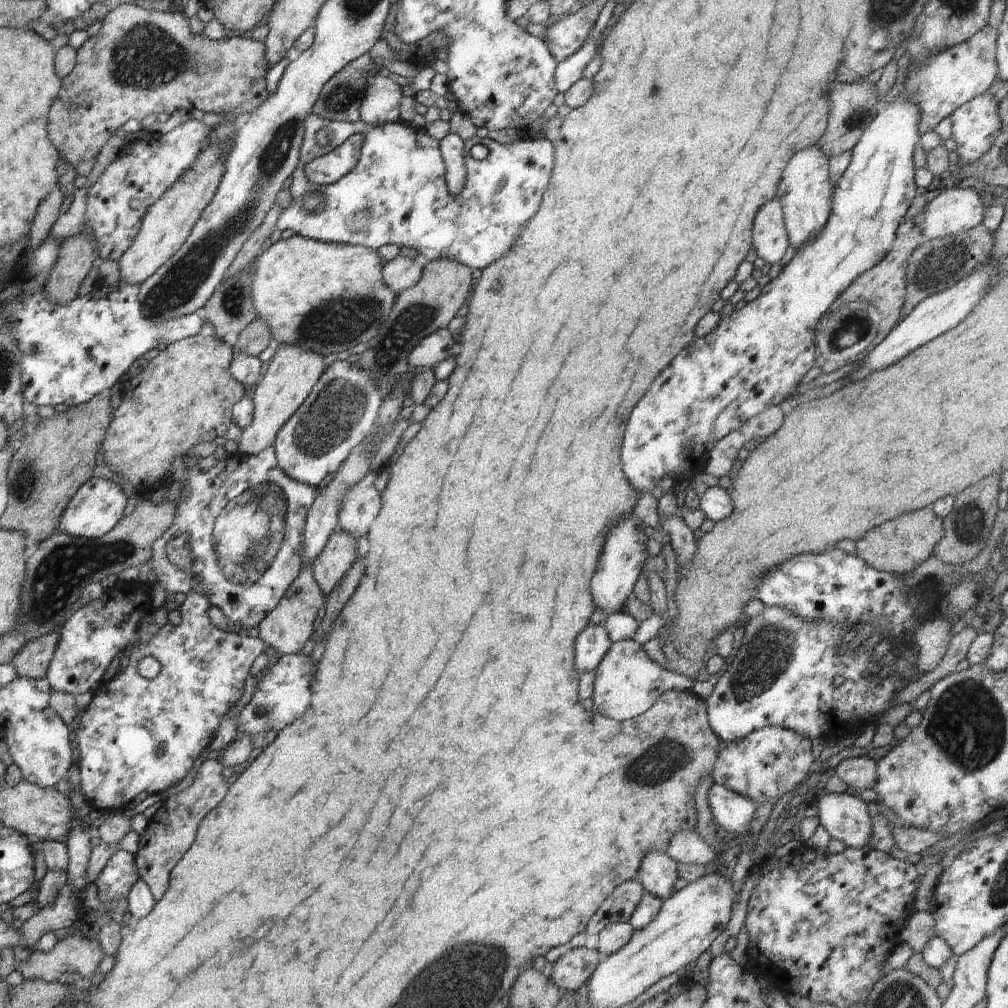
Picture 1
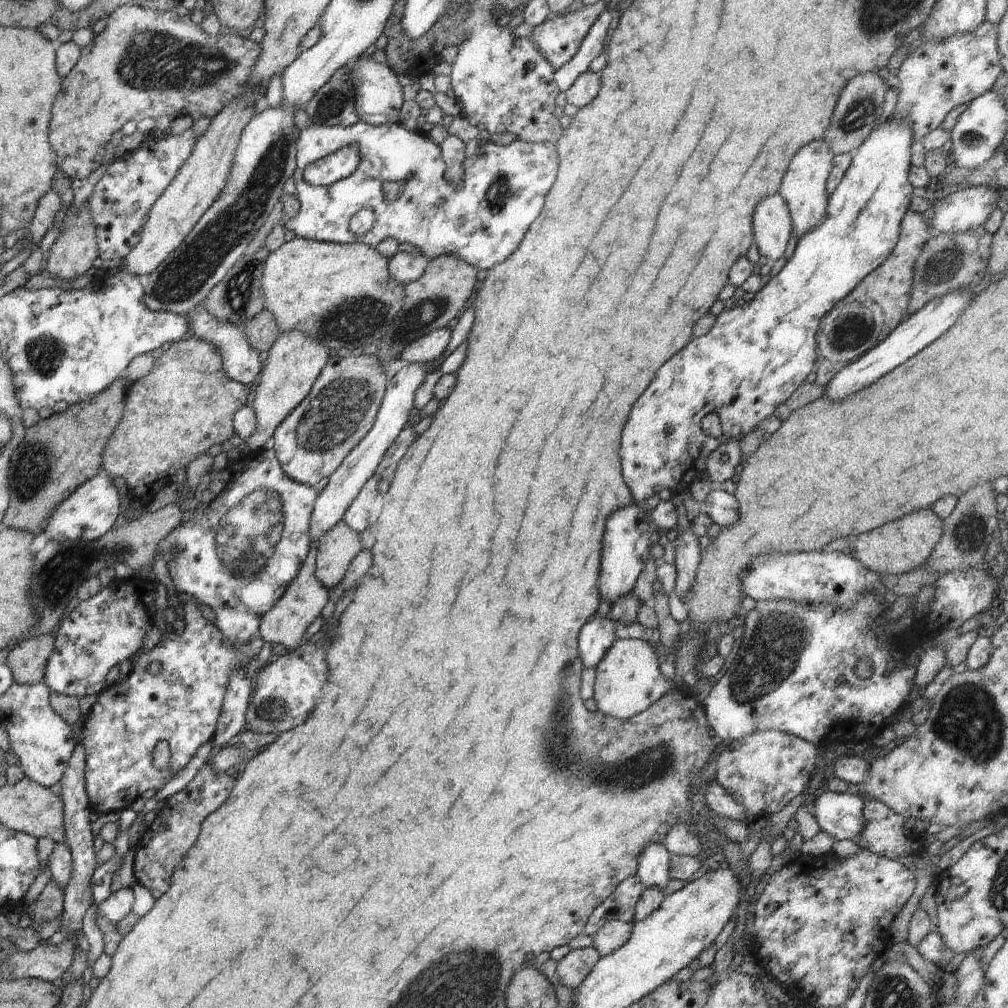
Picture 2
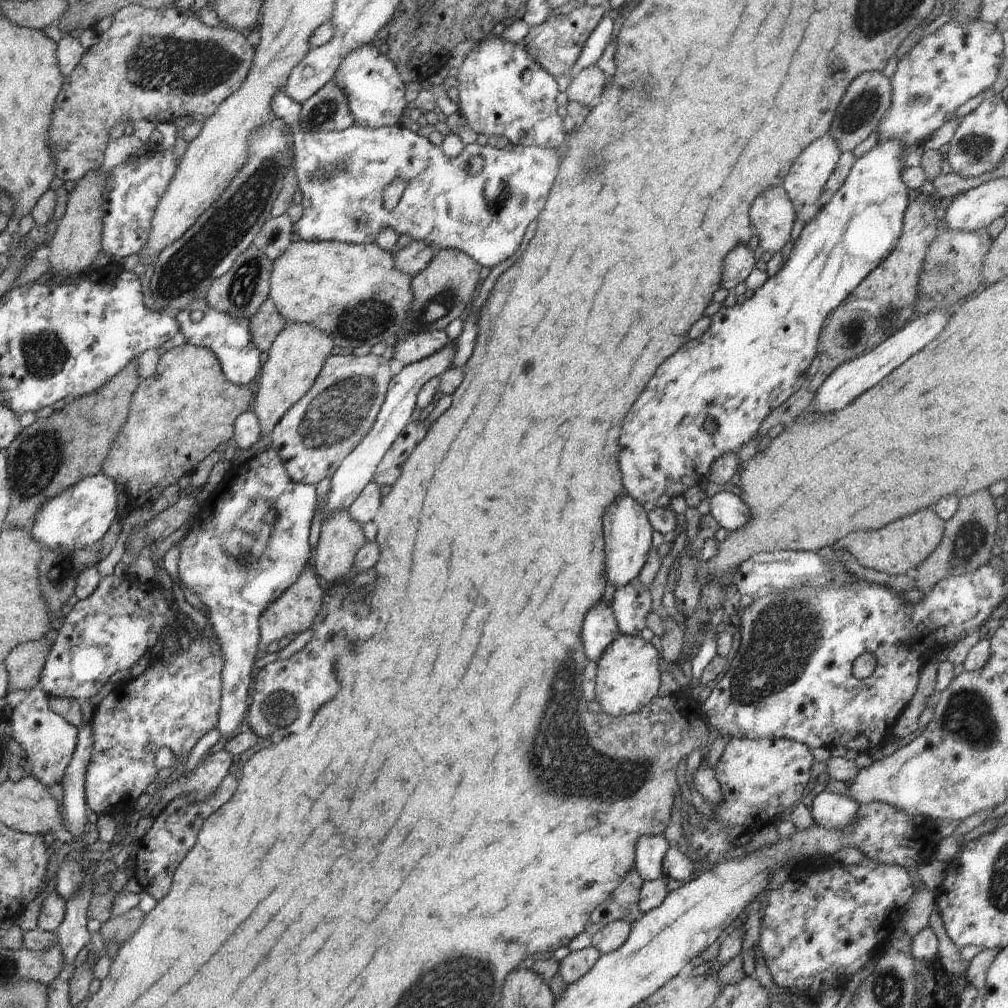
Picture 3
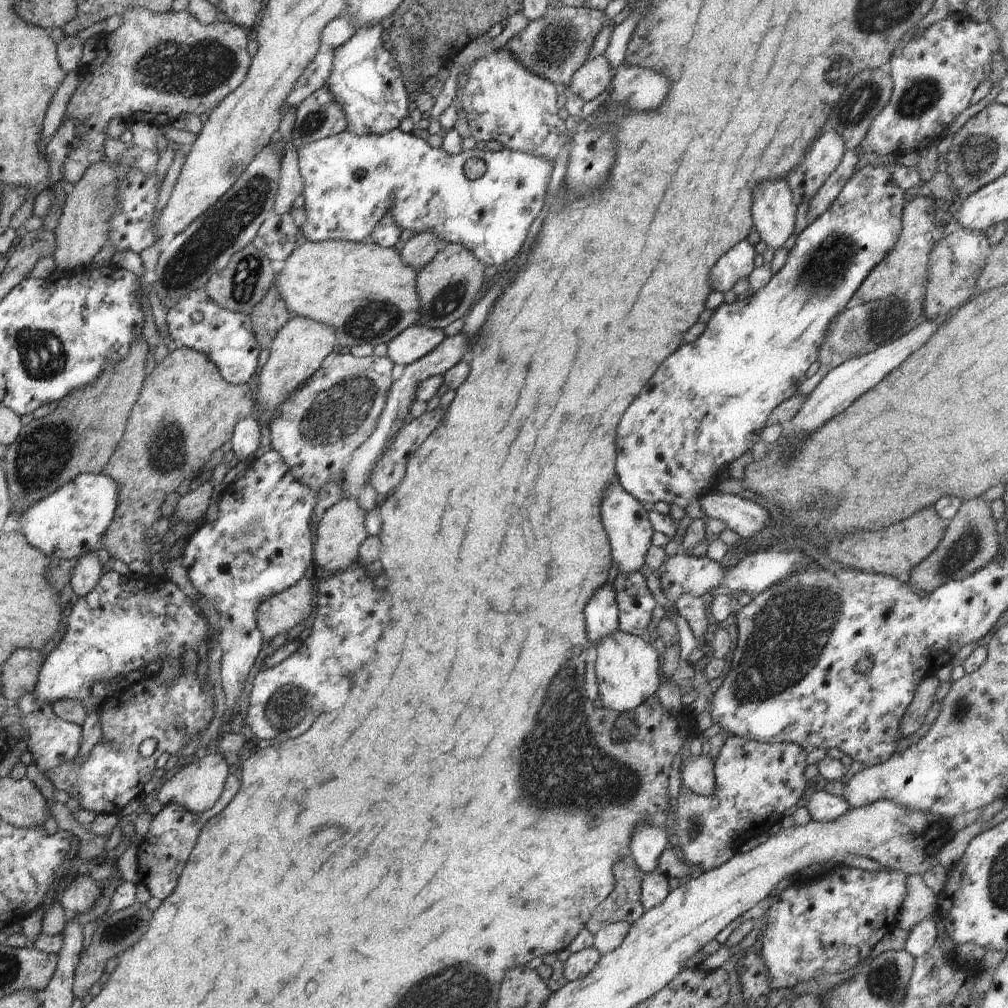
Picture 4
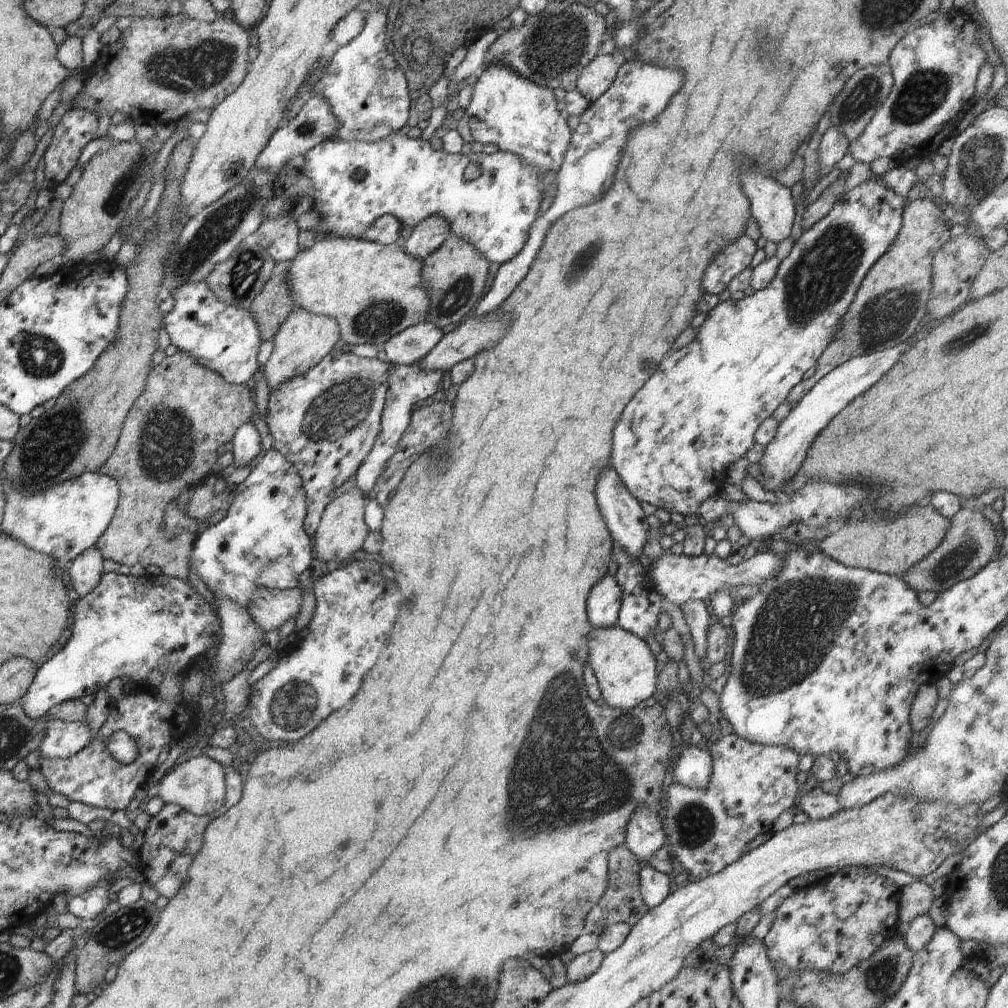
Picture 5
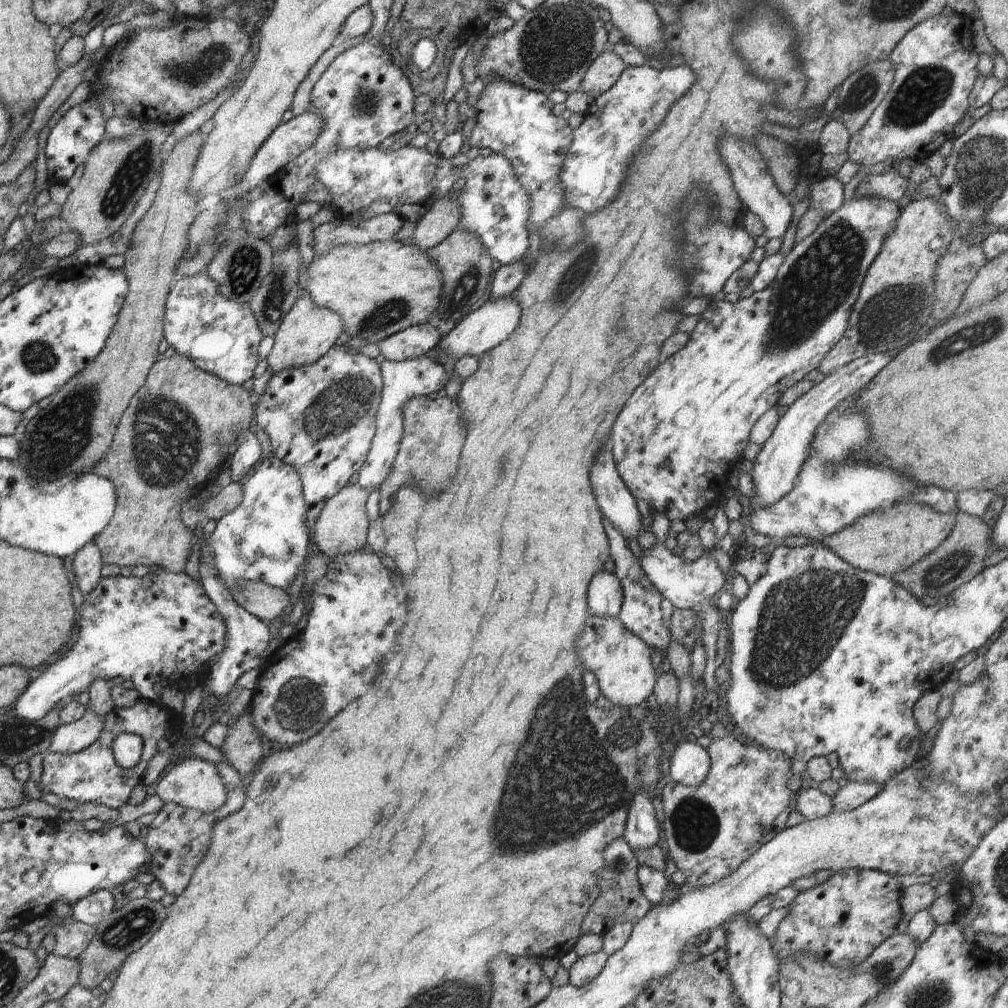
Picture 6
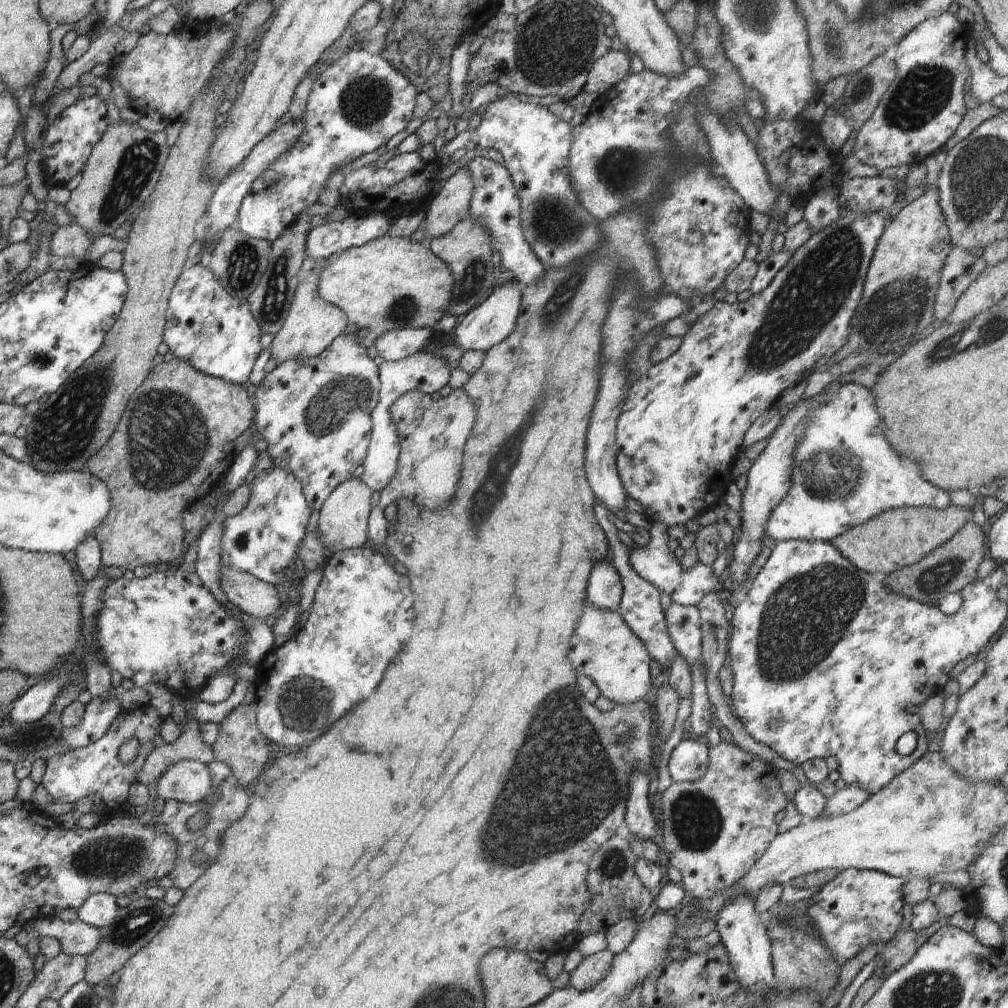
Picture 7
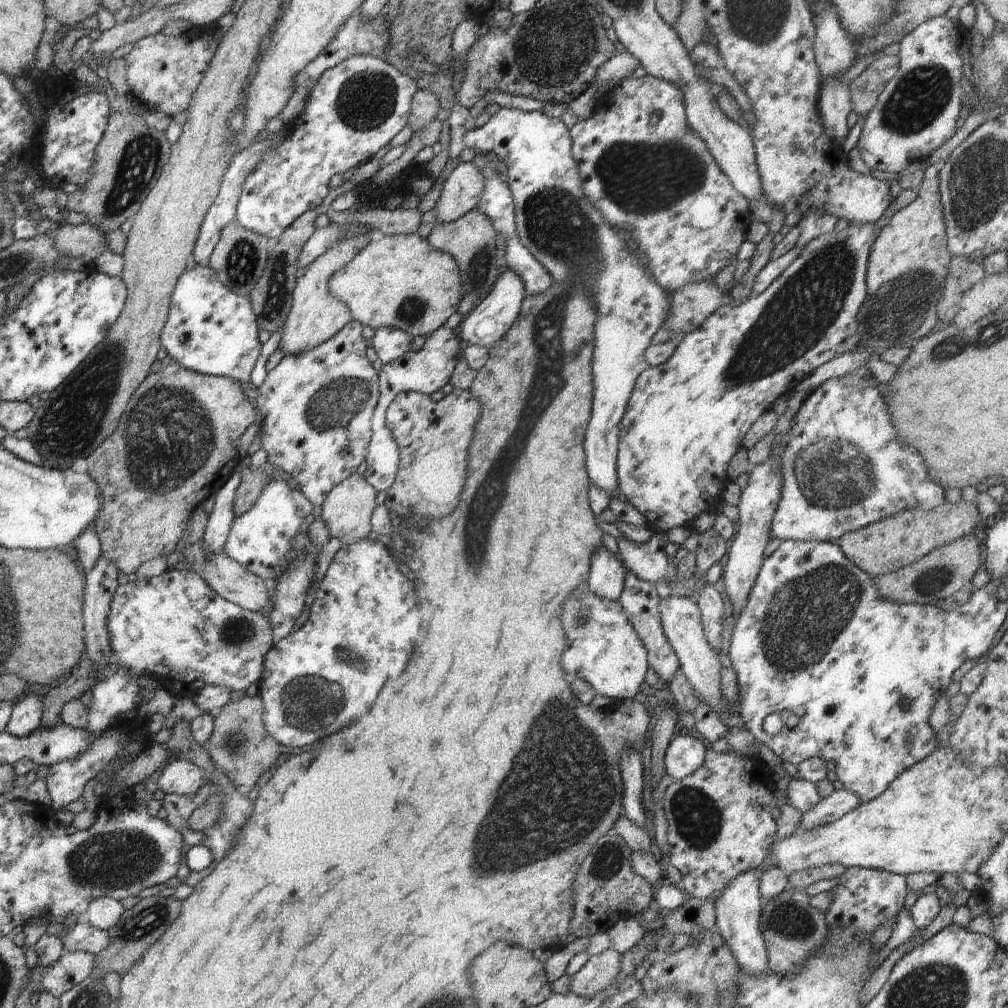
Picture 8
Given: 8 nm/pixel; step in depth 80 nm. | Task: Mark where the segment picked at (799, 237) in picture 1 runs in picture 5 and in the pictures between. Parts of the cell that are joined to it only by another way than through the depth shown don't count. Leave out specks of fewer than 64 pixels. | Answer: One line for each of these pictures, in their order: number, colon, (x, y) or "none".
2: (803, 186)
3: (804, 182)
4: (824, 156)
5: (833, 146)

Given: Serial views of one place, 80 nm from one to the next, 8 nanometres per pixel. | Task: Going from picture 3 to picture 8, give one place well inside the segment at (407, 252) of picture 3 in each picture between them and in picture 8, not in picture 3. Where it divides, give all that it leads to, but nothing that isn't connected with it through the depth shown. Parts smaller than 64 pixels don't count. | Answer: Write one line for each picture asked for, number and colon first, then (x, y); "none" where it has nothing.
4: (420, 248)
5: (430, 234)
6: (442, 219)
7: (451, 204)
8: (460, 193)

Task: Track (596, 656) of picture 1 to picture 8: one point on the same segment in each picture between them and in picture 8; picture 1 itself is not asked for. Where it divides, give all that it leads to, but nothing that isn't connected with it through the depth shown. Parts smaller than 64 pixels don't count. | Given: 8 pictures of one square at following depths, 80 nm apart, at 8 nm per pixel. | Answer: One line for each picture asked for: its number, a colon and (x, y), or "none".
2: (598, 634)
3: (600, 628)
4: (602, 613)
5: (604, 603)
6: (605, 594)
7: (605, 588)
8: (607, 574)

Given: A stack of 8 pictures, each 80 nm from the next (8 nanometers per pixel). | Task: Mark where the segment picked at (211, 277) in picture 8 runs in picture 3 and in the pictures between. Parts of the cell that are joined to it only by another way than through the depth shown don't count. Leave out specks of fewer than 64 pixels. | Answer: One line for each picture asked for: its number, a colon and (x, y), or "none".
3: (229, 338)
4: (226, 337)
5: (224, 338)
6: (221, 337)
7: (218, 335)

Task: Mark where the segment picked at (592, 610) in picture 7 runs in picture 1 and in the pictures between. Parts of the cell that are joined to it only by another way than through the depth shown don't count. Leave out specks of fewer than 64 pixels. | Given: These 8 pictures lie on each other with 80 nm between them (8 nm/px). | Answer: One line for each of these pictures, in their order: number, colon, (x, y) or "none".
1: (627, 682)
2: (628, 680)
3: (628, 673)
4: (626, 666)
5: (625, 667)
6: (621, 662)

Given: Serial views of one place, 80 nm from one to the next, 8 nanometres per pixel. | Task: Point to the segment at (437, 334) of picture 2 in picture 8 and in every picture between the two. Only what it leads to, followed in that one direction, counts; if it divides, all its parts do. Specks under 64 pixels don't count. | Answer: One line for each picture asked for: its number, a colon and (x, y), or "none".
3: (417, 346)
4: (416, 341)
5: (408, 347)
6: (413, 342)
7: (394, 345)
8: (390, 343)

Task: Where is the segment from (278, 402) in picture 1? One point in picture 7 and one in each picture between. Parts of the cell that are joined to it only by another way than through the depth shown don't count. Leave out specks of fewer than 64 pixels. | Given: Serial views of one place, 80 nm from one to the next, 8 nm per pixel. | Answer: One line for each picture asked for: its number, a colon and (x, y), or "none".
2: (295, 360)
3: (295, 358)
4: (301, 345)
5: (304, 339)
6: (307, 332)
7: (312, 324)

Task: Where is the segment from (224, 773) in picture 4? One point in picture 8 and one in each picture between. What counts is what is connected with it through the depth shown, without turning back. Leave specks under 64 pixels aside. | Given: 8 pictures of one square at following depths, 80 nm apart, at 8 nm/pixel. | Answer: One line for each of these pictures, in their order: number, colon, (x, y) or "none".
5: (198, 785)
6: (195, 784)
7: (189, 781)
8: (181, 777)

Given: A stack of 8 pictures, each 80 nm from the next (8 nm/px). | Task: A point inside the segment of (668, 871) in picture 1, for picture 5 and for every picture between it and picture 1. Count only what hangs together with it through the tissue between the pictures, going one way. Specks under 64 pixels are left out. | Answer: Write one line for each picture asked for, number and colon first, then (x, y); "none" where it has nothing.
2: (653, 861)
3: (650, 850)
4: (647, 841)
5: (645, 835)

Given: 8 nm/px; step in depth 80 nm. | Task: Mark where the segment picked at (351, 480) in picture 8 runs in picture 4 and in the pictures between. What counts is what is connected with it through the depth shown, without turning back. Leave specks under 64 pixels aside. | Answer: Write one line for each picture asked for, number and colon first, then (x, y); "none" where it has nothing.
4: (340, 532)
5: (340, 536)
6: (342, 526)
7: (343, 524)

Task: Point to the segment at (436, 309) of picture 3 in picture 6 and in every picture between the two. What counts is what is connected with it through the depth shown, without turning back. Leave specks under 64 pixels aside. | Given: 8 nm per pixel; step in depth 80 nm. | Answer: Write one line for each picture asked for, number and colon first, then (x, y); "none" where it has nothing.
4: (447, 285)
5: (455, 274)
6: (466, 269)

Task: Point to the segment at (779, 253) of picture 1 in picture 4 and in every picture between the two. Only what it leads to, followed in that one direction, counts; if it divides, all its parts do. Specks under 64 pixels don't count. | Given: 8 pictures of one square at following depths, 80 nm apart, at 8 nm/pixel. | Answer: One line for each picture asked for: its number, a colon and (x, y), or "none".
2: (772, 226)
3: (772, 213)
4: (773, 210)

